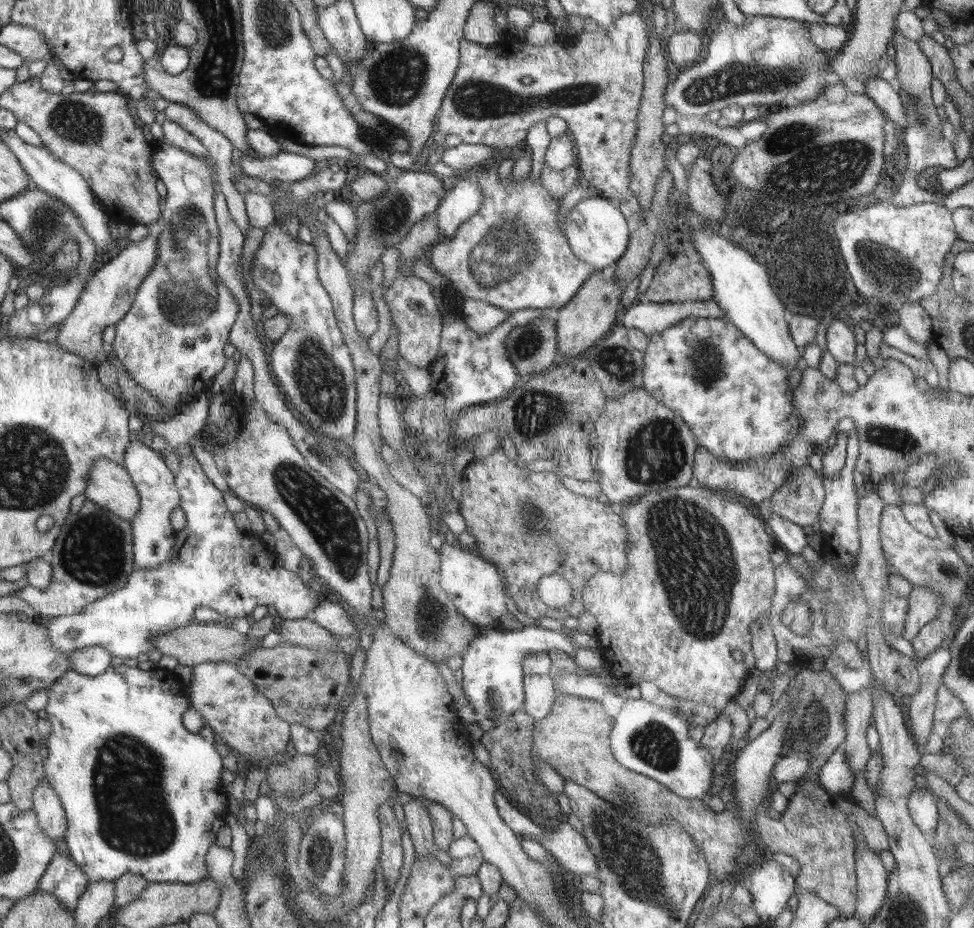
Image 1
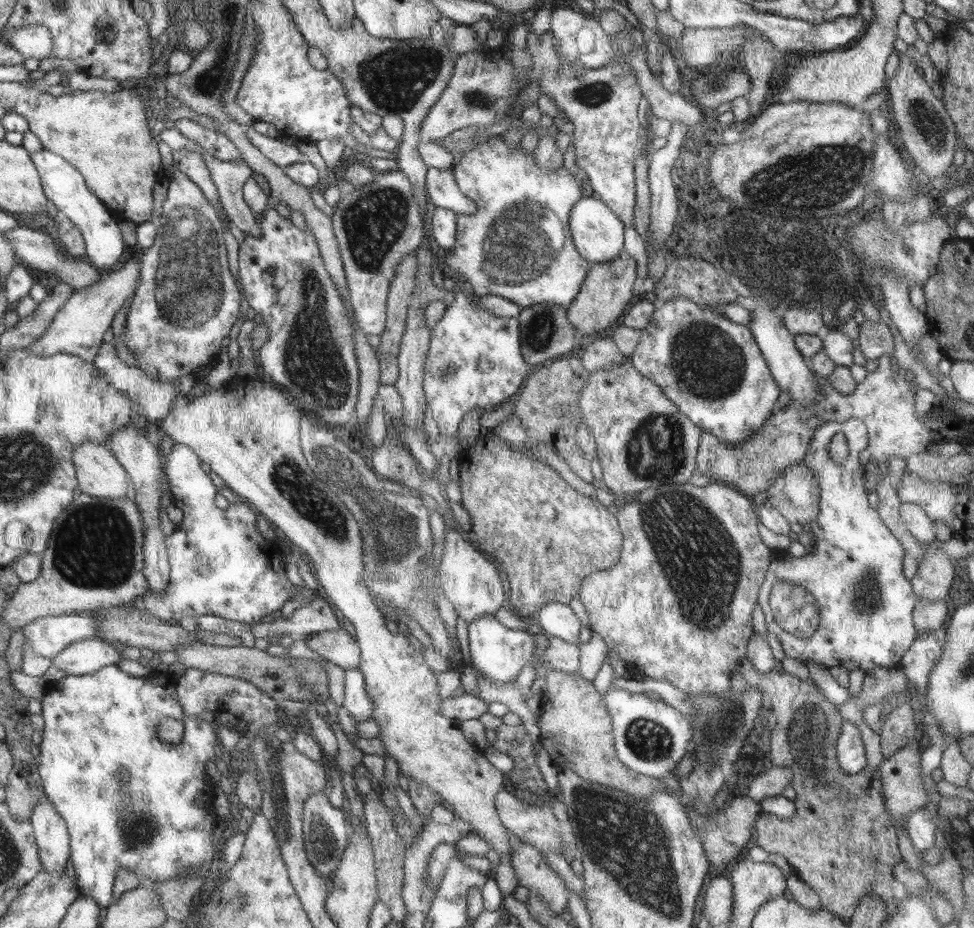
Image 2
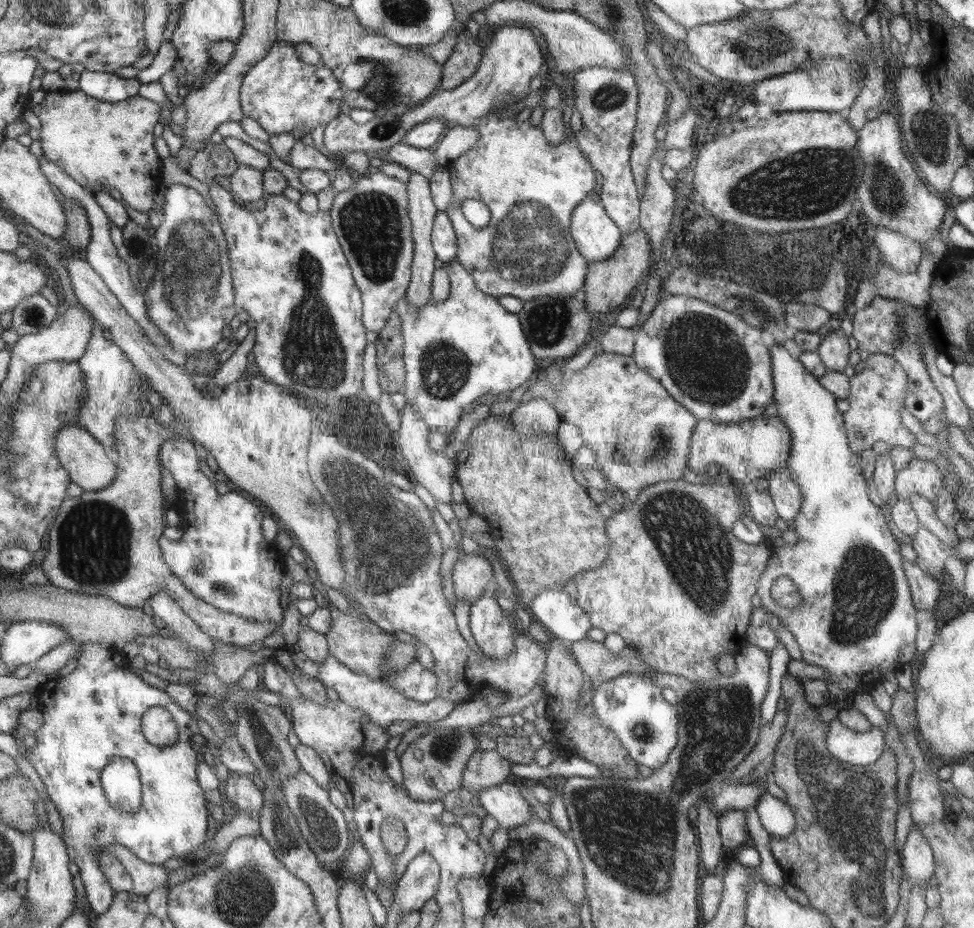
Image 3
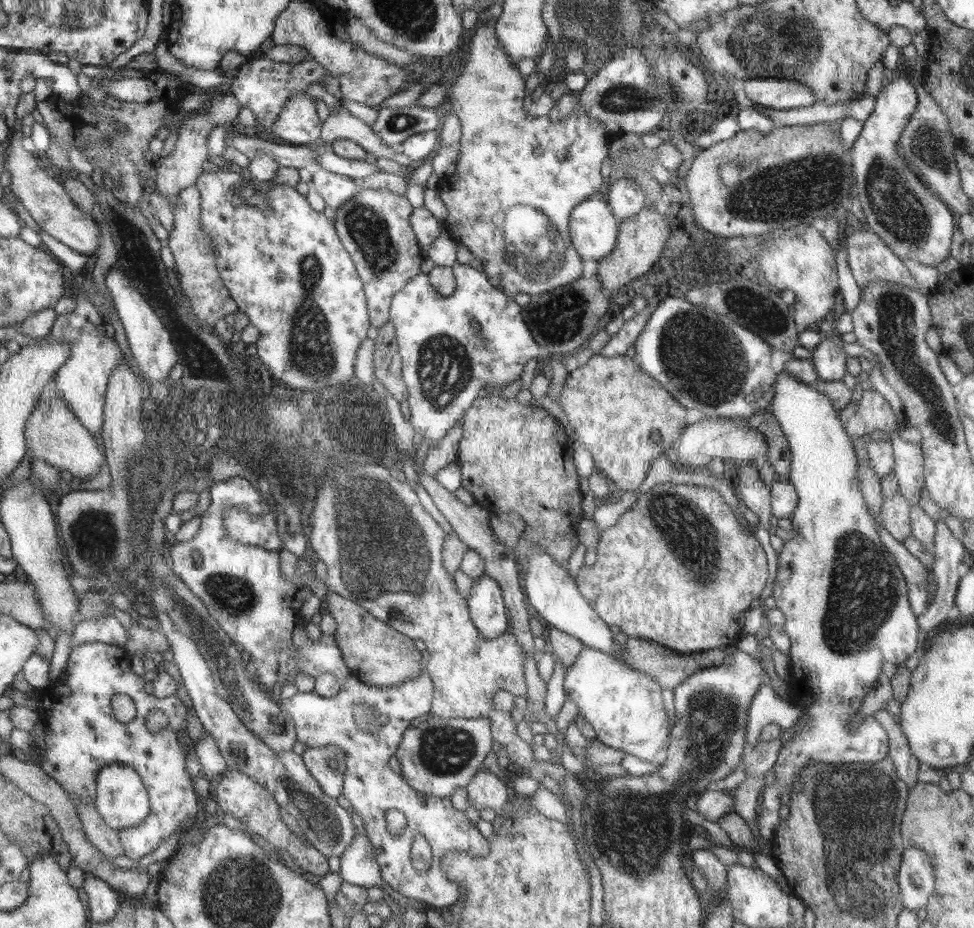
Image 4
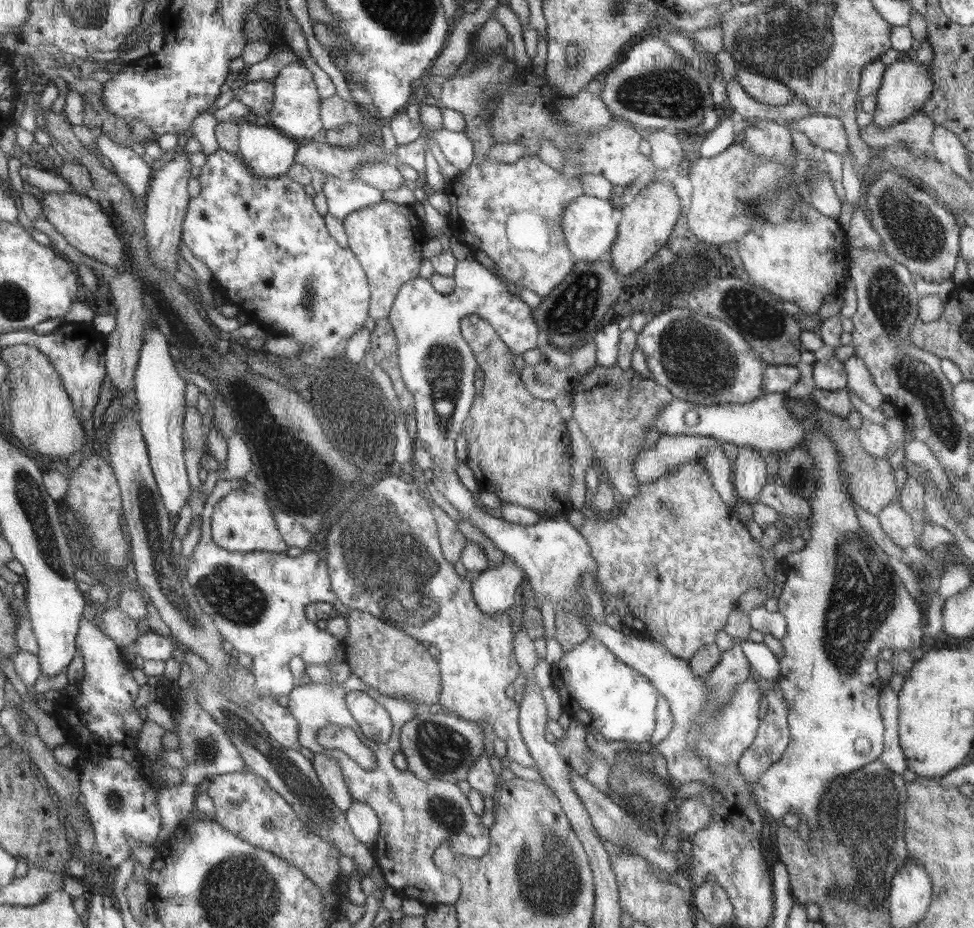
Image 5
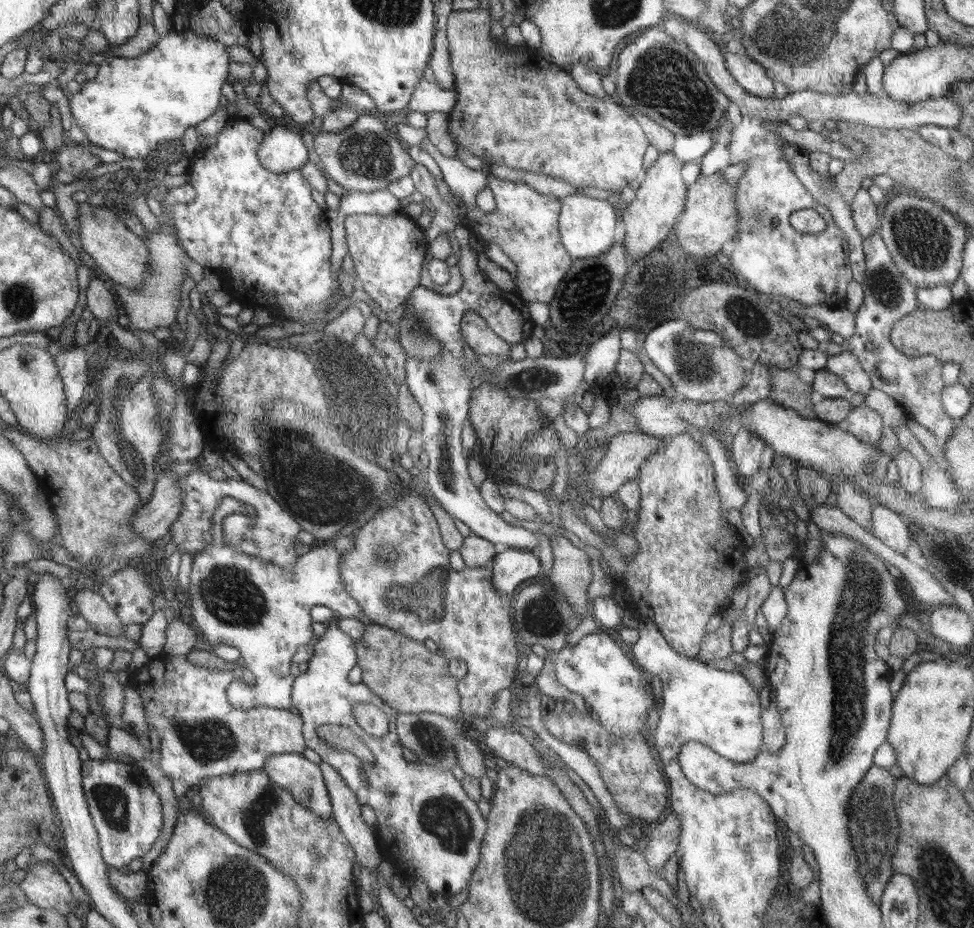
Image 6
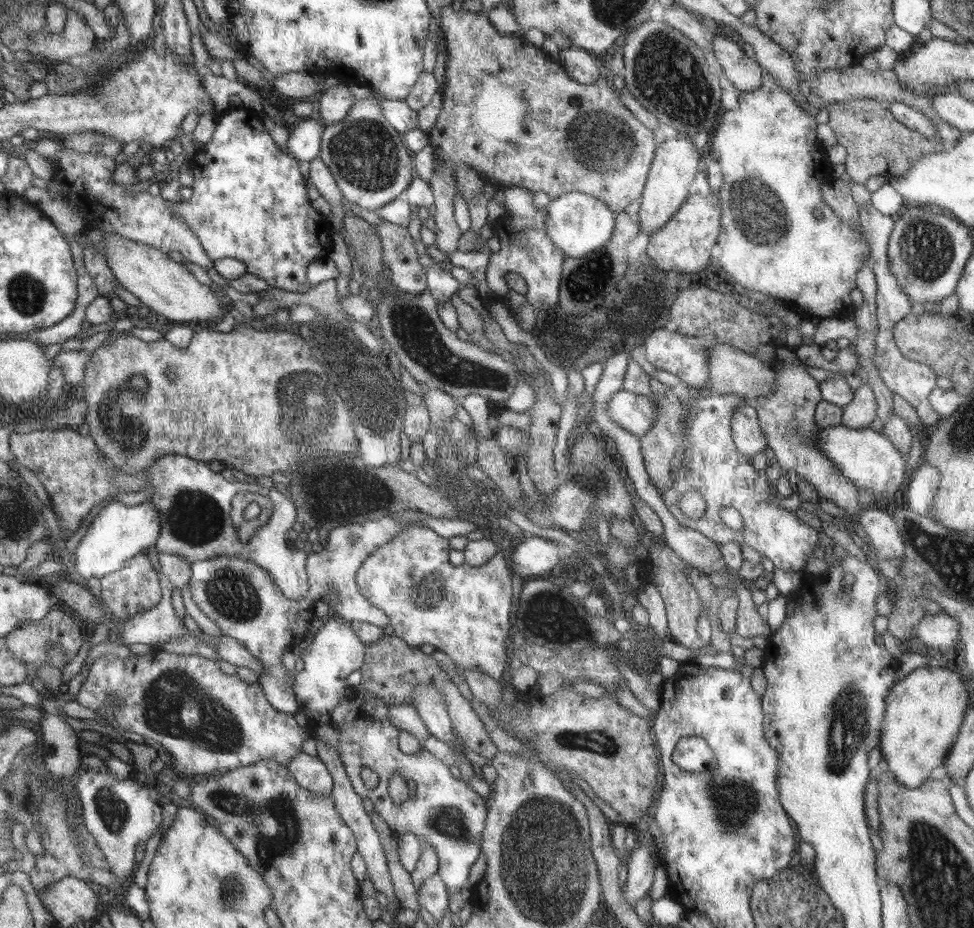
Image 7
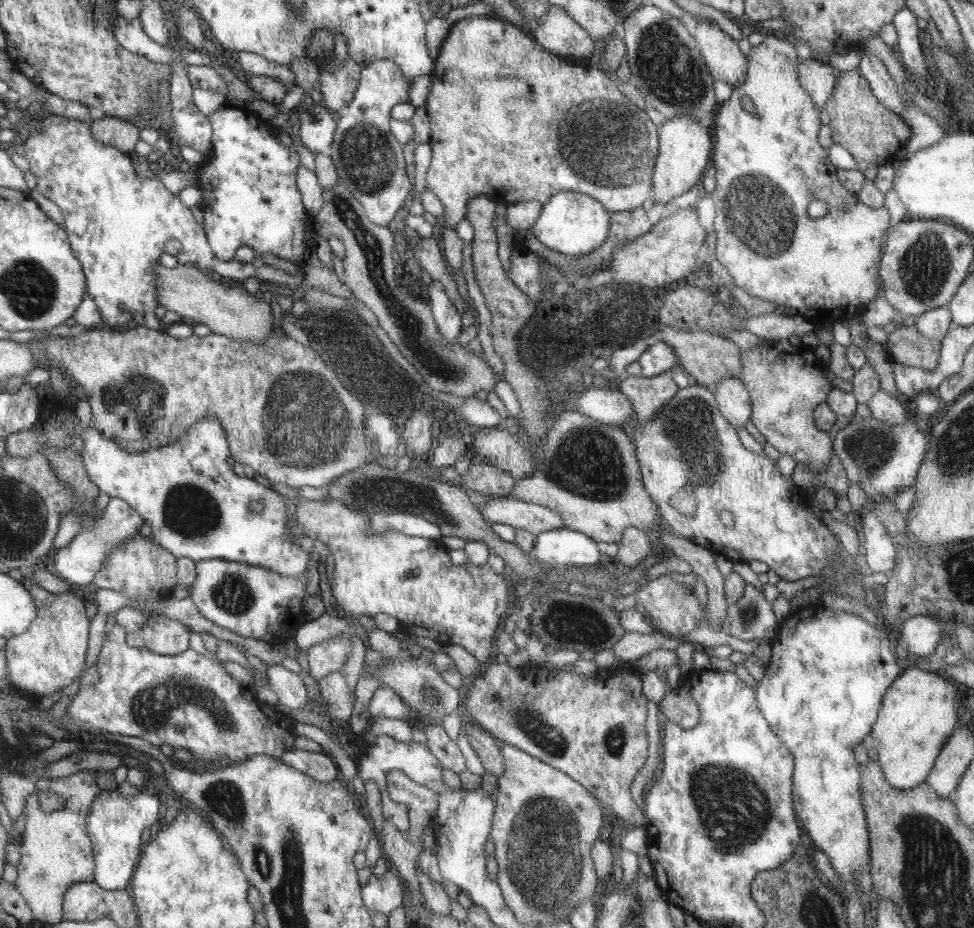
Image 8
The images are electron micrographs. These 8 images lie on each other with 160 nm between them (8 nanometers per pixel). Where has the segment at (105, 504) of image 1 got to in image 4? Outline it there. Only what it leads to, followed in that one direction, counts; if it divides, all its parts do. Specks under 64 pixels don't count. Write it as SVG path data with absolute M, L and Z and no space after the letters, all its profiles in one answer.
M47 387L36 402L32 417L25 427L25 439L28 440L28 452L36 454L35 458L42 458L50 466L56 466L62 471L67 470L72 477L84 481L96 476L100 472L100 466L104 464L104 456L88 428L70 411L66 400L51 387Z

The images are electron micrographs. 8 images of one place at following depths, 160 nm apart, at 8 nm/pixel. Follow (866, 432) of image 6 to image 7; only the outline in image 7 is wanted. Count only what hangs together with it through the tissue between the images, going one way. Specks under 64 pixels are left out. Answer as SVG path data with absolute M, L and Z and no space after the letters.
M863 383L854 391L854 399L843 408L842 425L850 429L868 429L877 416L878 404L872 389Z

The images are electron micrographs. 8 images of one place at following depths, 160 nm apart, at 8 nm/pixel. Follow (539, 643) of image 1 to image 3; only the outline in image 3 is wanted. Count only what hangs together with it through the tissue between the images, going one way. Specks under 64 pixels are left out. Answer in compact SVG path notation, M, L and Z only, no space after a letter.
M487 591L471 604L469 625L477 645L486 656L502 660L514 652L517 632L492 591Z

